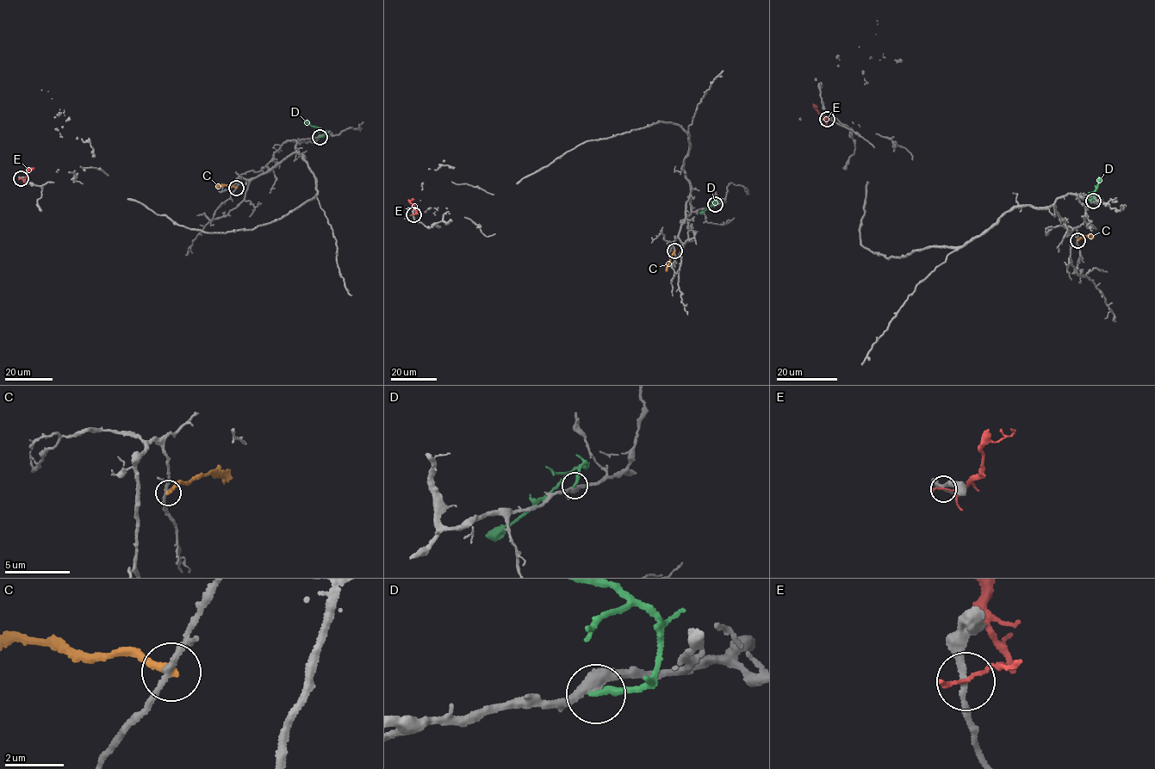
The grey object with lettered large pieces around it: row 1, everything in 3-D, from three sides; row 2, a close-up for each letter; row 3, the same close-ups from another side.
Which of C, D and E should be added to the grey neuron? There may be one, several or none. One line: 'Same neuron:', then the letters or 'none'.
Same neuron: none

